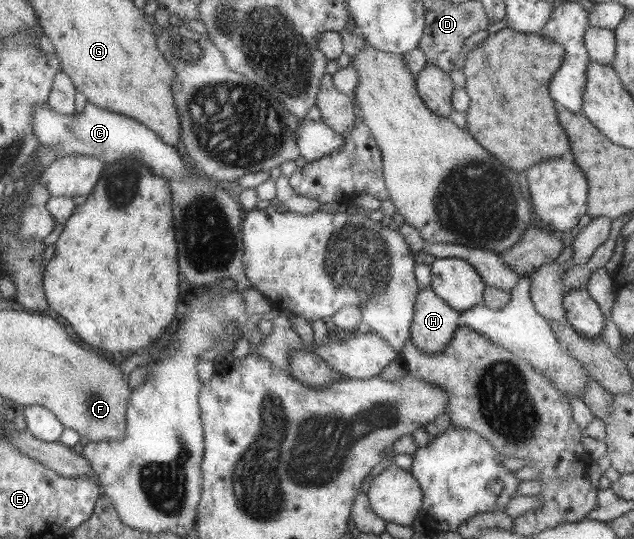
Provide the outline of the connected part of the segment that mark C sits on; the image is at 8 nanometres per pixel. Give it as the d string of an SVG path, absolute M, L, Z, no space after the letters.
M89 101L81 113L67 116L52 111L47 104L43 107L34 107L31 125L33 125L33 135L37 137L37 143L49 145L51 149L55 149L57 157L79 153L96 157L105 163L119 161L123 157L133 157L133 159L139 159L151 174L167 181L171 179L182 181L184 177L189 177L189 173L195 172L183 167L181 155L177 153L177 146L163 143L158 135L141 123L137 123L135 119L105 111Z

